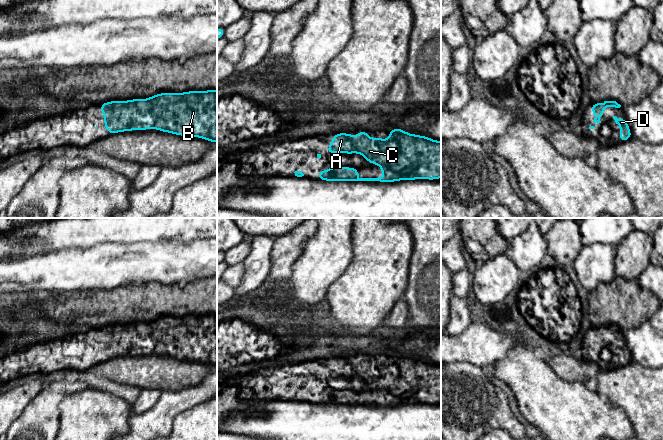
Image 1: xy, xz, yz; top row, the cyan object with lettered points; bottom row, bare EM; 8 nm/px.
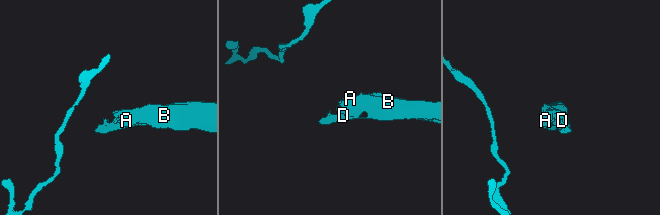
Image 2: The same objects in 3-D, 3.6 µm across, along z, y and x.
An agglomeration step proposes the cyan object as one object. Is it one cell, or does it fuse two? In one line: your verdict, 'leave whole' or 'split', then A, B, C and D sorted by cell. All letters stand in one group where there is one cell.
leave whole | A B C D

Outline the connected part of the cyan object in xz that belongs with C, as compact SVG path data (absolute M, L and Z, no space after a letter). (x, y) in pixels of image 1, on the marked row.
M401 128L389 130L389 139L373 137L368 138L368 132L360 129L357 136L348 132L335 133L332 142L327 147L327 154L345 153L361 154L371 165L378 164L385 174L378 178L359 178L360 169L352 167L330 166L325 172L318 170L317 176L322 181L380 181L397 182L401 180L437 180L441 178L441 141L430 139L427 136L410 134Z

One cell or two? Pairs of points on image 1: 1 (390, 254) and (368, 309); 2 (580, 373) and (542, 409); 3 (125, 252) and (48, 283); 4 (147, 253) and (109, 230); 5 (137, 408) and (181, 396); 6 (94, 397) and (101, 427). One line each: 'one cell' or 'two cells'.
1: one cell
2: two cells
3: one cell
4: two cells
5: two cells
6: one cell

